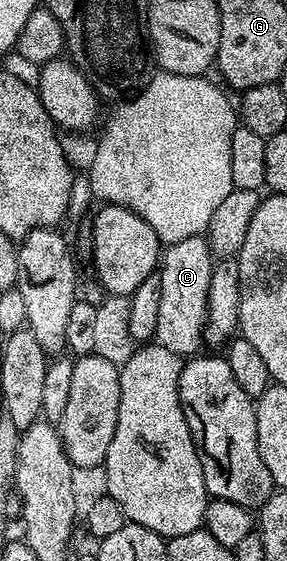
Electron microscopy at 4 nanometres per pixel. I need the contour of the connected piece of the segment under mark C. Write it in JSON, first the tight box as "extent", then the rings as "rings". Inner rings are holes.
{"extent":[154,235,214,357],"rings":[[[199,235],[181,243],[173,243],[163,252],[158,267],[162,301],[158,301],[158,323],[154,339],[161,347],[170,349],[170,353],[192,357],[201,350],[213,266],[214,256],[208,248],[208,240]]]}

